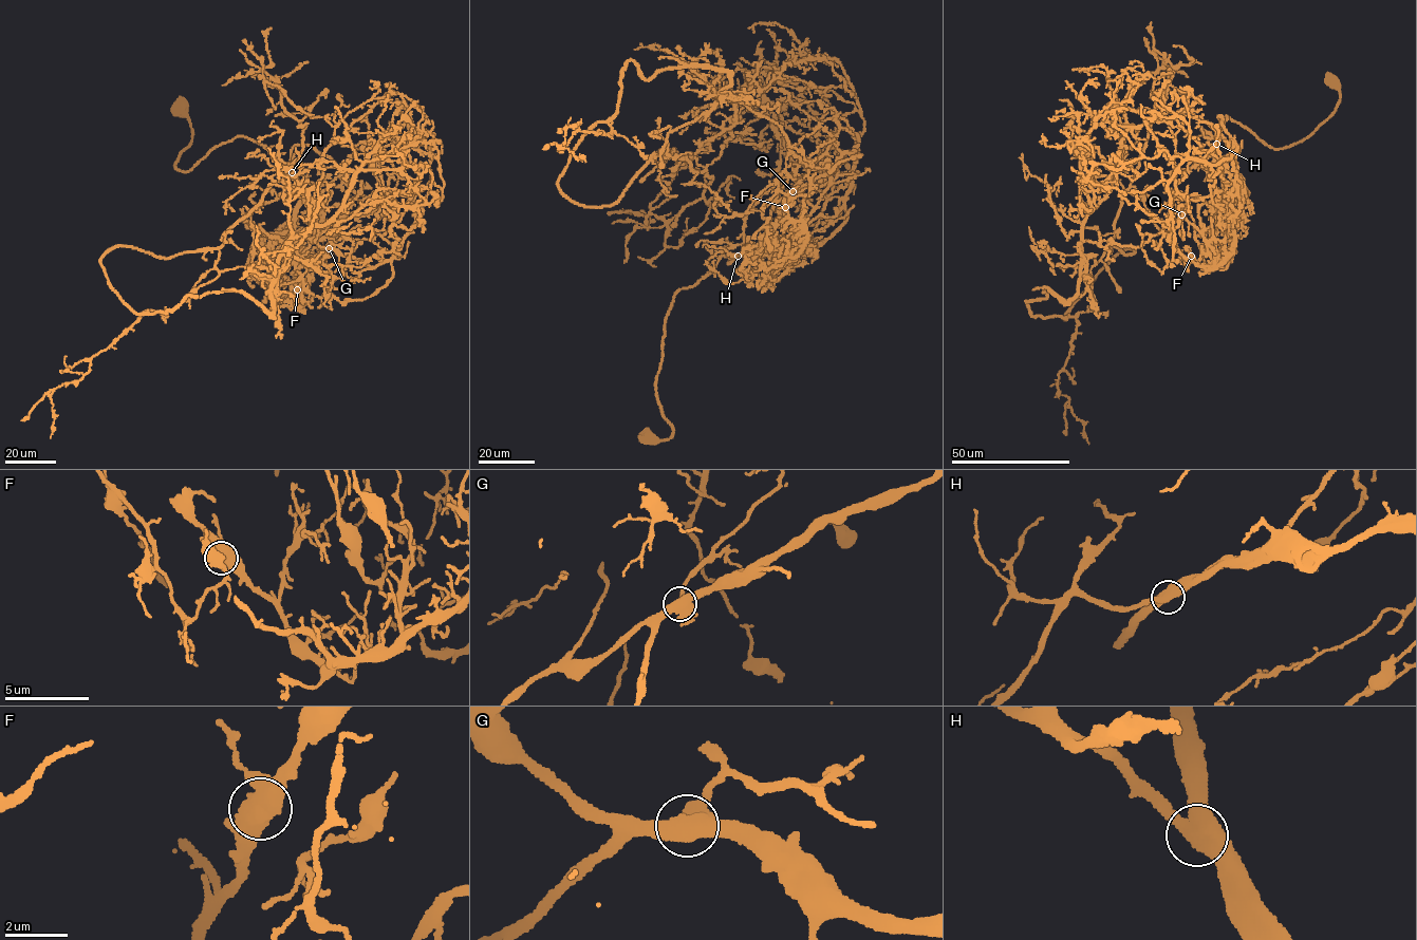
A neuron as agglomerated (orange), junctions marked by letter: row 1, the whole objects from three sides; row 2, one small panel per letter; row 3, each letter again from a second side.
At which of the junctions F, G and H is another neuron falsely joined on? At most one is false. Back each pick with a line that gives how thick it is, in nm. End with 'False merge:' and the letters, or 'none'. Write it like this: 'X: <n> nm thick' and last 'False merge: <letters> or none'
G: 550 nm thick
False merge: G

